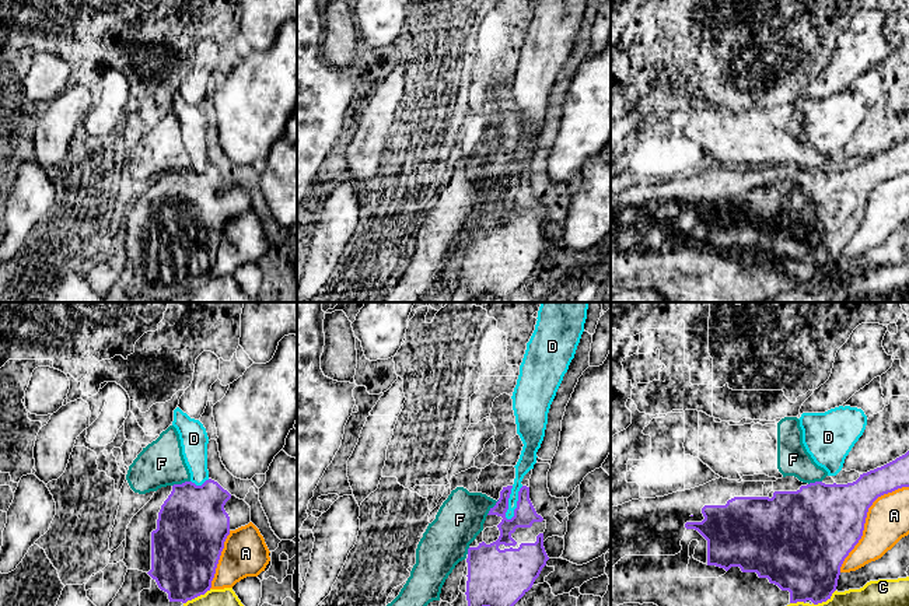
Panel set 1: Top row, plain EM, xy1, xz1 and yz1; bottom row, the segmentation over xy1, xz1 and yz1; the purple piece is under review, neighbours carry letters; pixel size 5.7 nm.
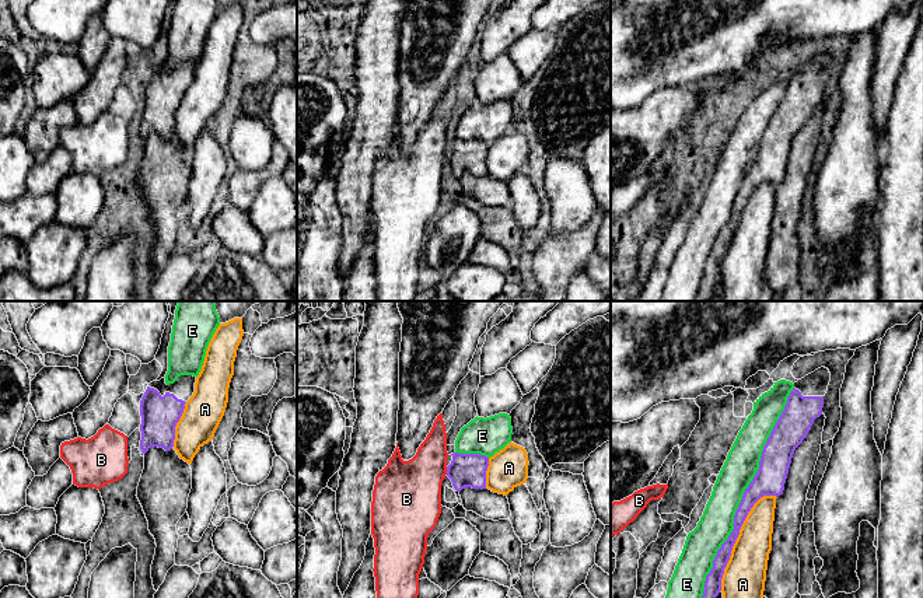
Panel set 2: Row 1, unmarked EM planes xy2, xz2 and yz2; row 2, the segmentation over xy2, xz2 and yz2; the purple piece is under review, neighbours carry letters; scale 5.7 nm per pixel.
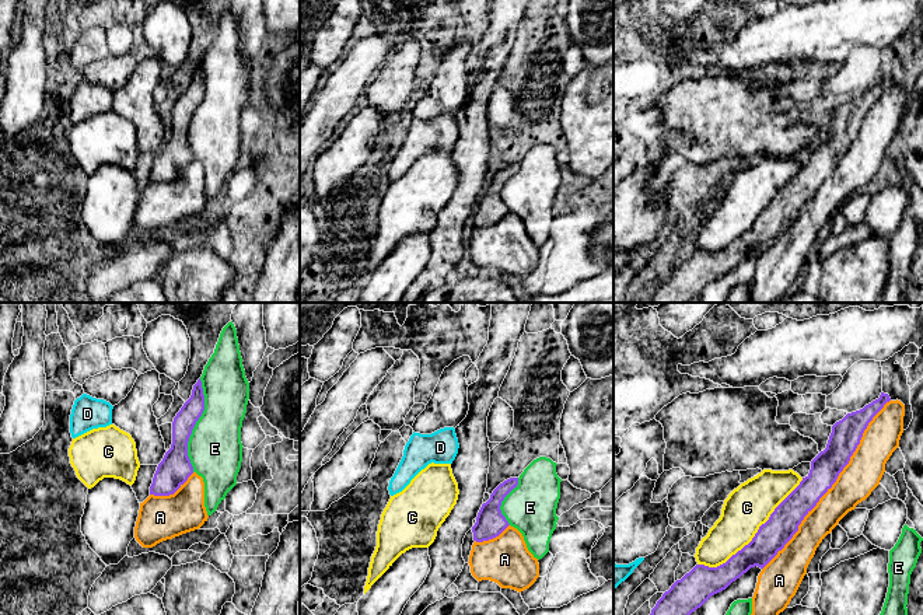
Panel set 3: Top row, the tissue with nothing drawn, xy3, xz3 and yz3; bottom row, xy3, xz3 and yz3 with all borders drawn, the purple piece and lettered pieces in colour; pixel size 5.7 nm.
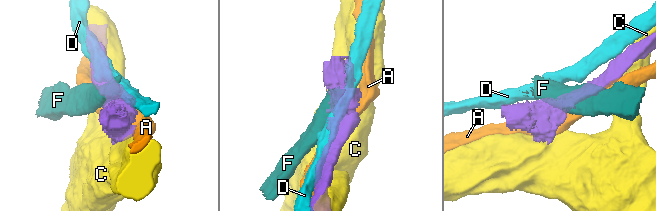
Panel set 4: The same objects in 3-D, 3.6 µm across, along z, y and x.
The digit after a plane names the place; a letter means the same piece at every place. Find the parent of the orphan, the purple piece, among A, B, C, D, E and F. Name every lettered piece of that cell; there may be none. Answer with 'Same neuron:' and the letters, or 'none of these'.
Same neuron: none of these

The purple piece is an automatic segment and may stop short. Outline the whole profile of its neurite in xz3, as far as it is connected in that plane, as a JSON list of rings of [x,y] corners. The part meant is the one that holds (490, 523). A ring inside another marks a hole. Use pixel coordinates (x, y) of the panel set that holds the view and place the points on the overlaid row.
[[[510,478],[500,483],[490,499],[482,504],[476,523],[472,527],[473,541],[483,542],[499,537],[510,524],[501,514],[500,506],[504,497],[518,485],[518,478]]]

